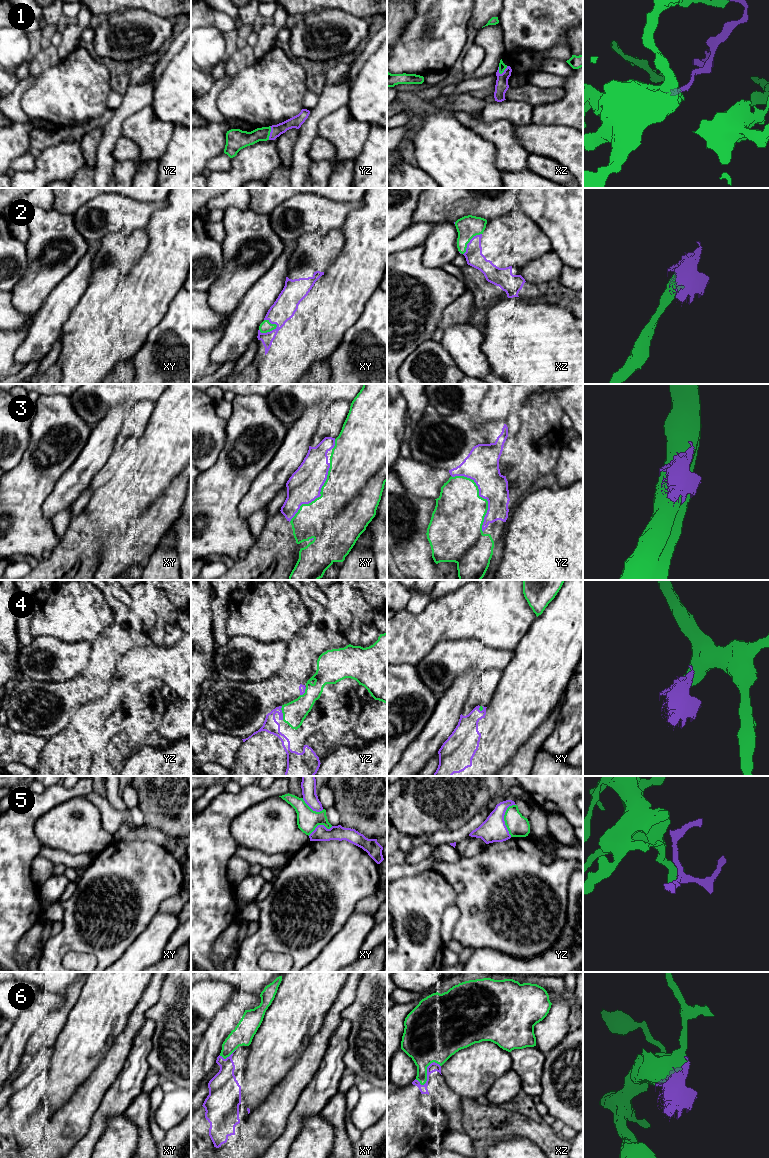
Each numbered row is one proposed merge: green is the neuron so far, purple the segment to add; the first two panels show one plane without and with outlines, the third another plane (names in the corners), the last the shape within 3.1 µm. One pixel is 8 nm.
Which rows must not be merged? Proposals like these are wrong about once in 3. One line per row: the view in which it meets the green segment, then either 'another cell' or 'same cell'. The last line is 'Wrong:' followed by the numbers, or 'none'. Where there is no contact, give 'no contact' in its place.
1: meets green in xz; same cell
2: meets green in xy; same cell
3: meets green in yz; another cell
4: meets green in yz; same cell
5: meets green in yz; another cell
6: meets green in xz; another cell
Wrong: 3, 5, 6

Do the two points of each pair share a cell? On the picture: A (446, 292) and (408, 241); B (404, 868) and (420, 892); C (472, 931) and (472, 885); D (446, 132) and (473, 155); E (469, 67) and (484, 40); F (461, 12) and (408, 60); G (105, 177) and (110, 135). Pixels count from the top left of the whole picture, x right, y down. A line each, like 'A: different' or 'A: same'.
A: different
B: different
C: same
D: same
E: different
F: same
G: same

